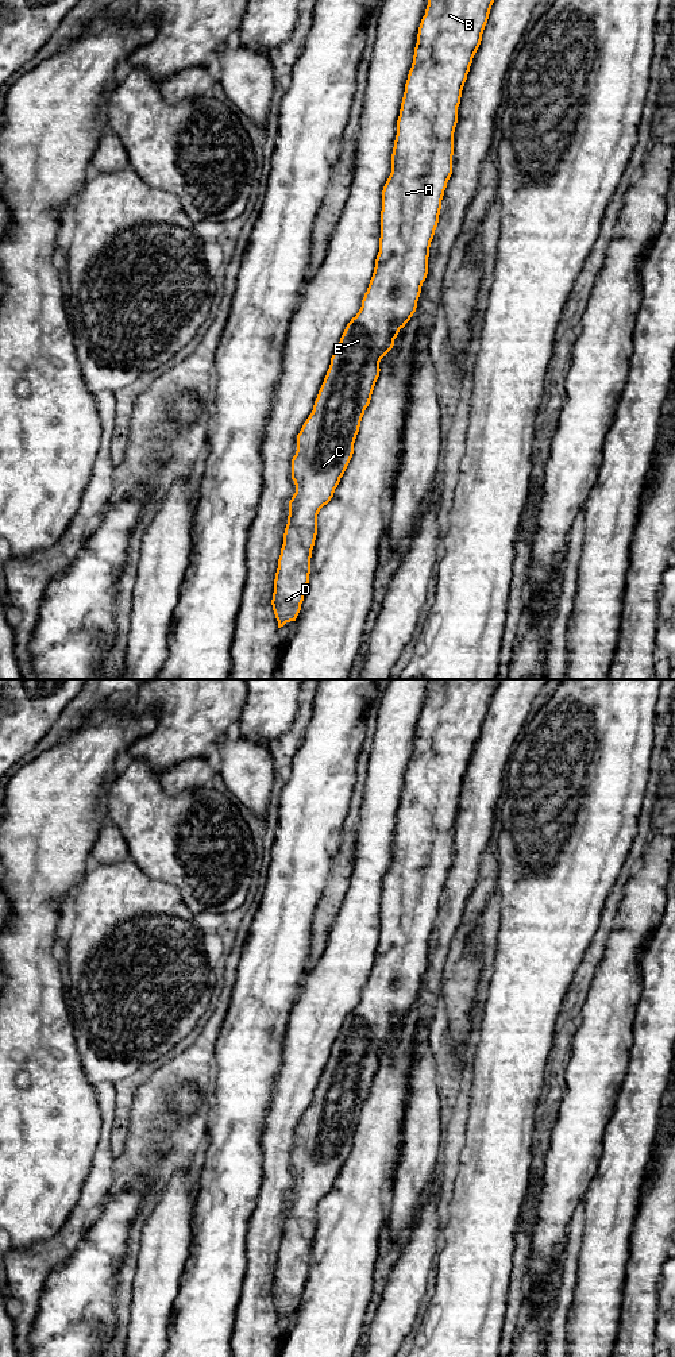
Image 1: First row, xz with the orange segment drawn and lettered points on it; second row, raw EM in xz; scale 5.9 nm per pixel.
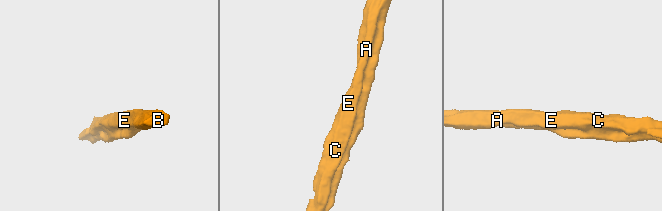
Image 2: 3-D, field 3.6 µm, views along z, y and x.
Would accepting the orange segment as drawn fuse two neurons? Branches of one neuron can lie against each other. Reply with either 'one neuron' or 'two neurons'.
one neuron

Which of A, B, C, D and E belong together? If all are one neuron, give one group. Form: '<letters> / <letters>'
A B C D E

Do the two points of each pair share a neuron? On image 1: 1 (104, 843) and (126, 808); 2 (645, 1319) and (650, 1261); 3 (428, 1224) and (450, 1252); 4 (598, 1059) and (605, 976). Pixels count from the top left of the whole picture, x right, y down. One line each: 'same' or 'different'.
1: same
2: same
3: different
4: same

